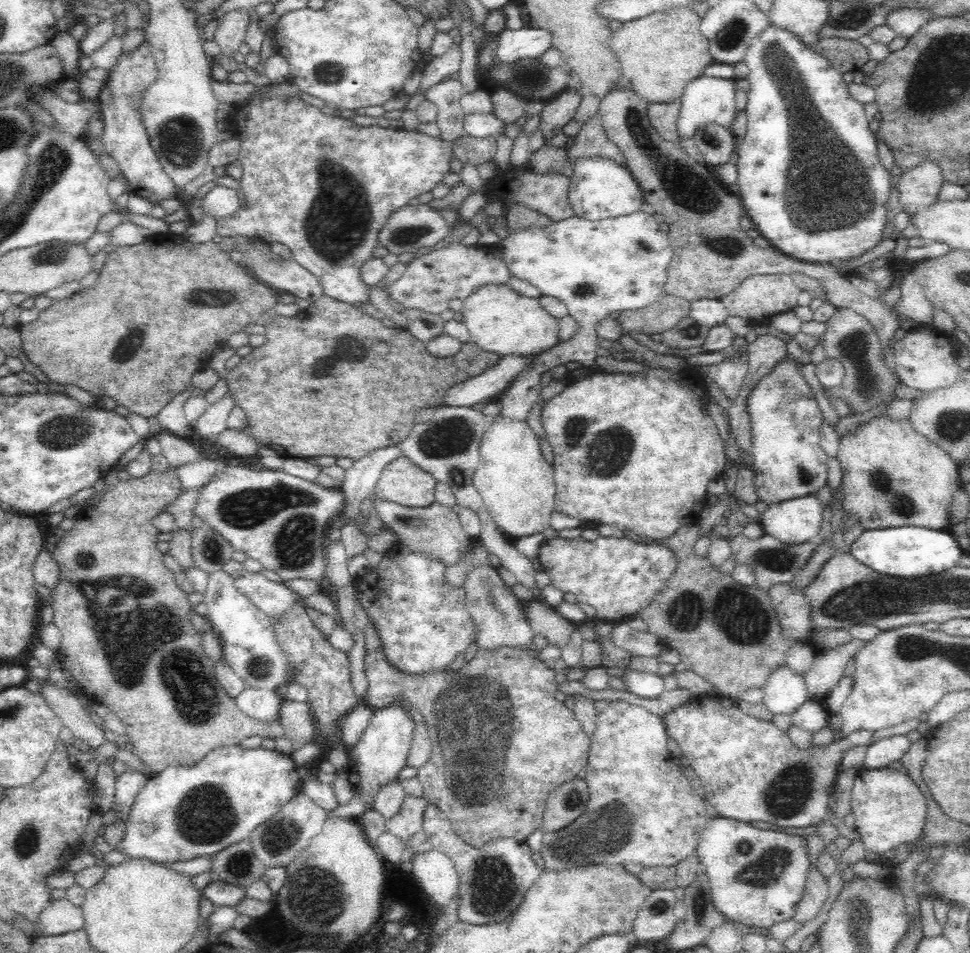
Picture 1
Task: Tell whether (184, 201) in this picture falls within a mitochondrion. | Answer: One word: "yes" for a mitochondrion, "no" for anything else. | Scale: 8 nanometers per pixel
no

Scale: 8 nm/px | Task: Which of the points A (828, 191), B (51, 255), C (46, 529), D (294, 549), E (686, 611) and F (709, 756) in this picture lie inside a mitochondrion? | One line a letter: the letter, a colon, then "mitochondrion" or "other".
A: mitochondrion
B: mitochondrion
C: other
D: mitochondrion
E: mitochondrion
F: other

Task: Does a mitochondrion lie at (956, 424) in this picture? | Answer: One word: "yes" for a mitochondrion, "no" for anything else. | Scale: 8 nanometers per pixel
yes

